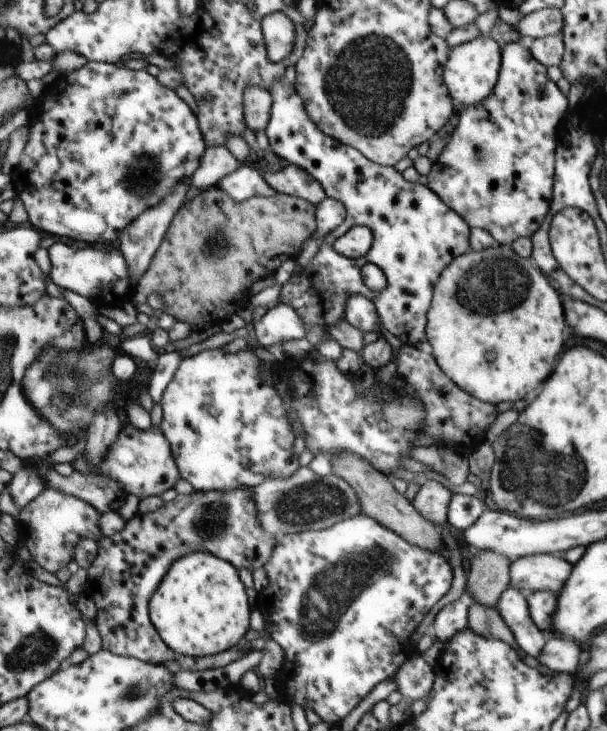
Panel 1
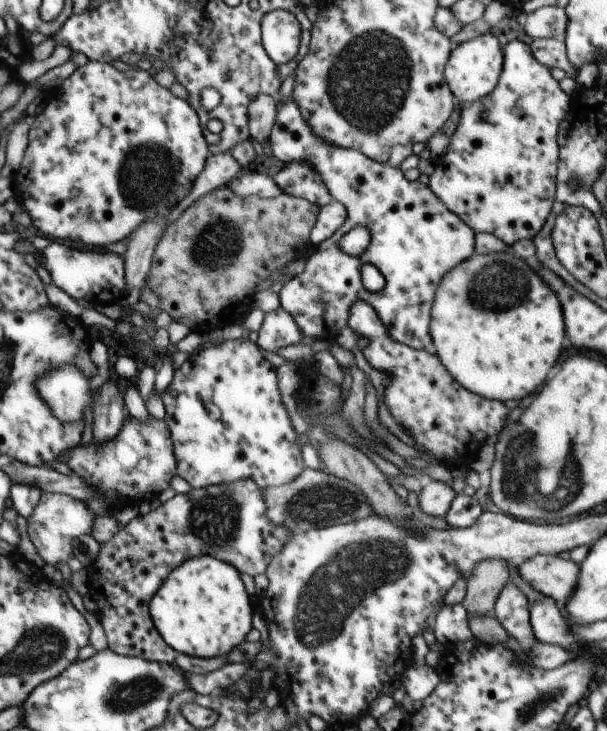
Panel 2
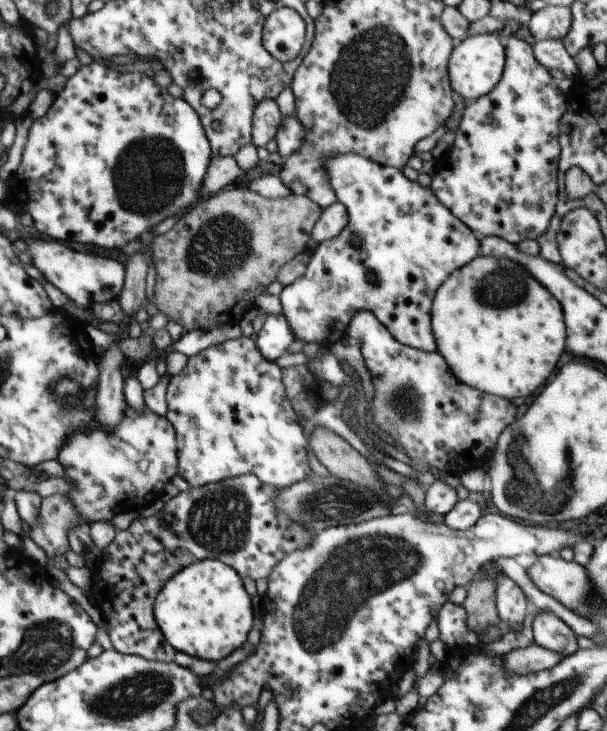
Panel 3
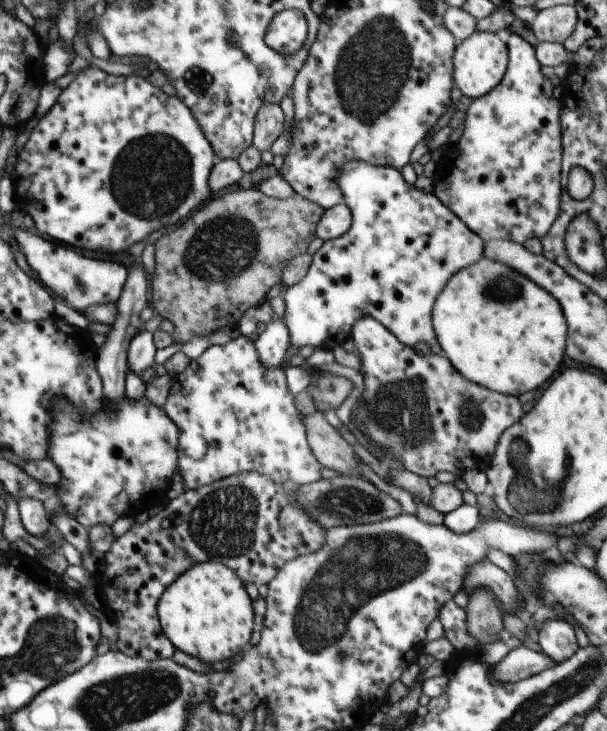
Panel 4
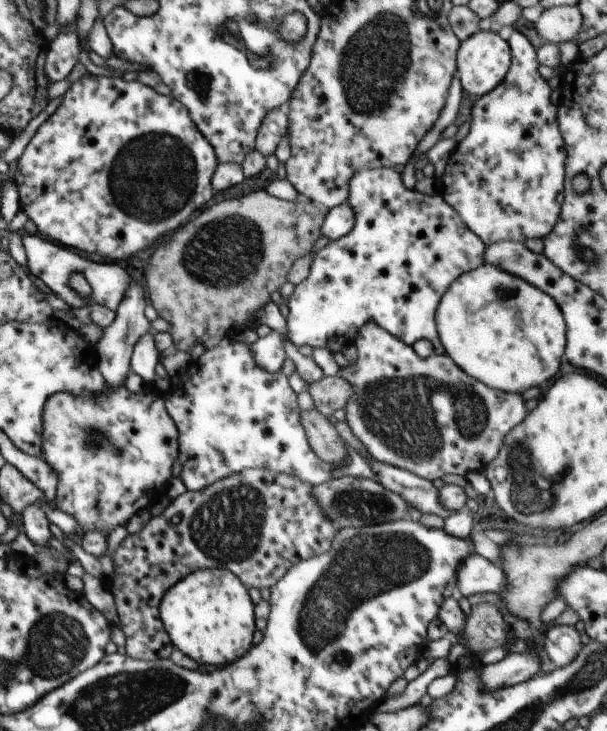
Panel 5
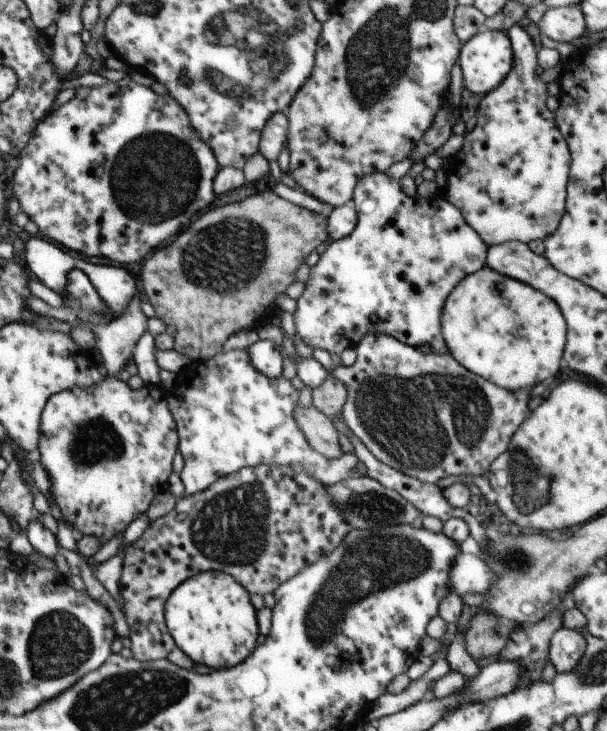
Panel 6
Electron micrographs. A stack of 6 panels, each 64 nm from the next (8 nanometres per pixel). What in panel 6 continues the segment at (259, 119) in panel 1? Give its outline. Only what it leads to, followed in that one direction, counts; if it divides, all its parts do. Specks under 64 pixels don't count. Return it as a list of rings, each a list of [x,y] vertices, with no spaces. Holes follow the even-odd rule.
[[[276,112],[262,130],[259,153],[269,162],[278,160],[280,152],[286,146],[289,119],[287,113]]]

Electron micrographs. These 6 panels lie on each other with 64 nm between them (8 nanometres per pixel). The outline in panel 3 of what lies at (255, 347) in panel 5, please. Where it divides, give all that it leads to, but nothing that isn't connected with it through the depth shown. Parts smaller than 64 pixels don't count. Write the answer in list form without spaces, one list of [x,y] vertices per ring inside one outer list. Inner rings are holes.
[[[267,314],[265,317],[255,343],[268,362],[276,362],[294,342],[294,332],[290,330],[290,323],[283,314]]]

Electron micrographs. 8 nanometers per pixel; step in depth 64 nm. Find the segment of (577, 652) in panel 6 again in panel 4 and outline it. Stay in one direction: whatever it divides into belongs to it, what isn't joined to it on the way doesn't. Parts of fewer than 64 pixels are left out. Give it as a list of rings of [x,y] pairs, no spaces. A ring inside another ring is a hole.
[[[548,618],[541,619],[538,632],[538,644],[544,651],[544,654],[554,660],[554,662],[561,663],[570,660],[573,654],[580,648],[576,640],[576,632],[574,627],[565,622],[563,619]]]

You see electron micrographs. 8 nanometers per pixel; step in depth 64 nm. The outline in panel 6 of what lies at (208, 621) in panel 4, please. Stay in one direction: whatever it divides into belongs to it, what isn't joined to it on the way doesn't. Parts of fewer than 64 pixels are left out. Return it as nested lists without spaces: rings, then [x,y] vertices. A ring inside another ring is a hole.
[[[201,572],[184,580],[165,604],[165,623],[180,648],[202,670],[232,668],[248,658],[259,635],[251,594],[225,572]]]

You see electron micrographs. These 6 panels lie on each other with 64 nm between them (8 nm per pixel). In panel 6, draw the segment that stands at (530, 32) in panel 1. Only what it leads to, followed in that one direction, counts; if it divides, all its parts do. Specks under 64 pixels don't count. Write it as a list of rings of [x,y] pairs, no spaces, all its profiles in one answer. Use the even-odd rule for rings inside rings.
[[[580,6],[550,7],[537,24],[541,34],[560,42],[576,40],[586,33]]]

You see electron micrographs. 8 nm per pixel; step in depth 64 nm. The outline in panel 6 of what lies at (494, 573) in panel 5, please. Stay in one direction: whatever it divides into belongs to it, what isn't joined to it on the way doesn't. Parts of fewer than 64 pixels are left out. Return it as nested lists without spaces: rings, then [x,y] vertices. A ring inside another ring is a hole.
[[[460,552],[448,572],[449,588],[462,597],[464,594],[484,594],[496,584],[496,574],[482,557]]]

